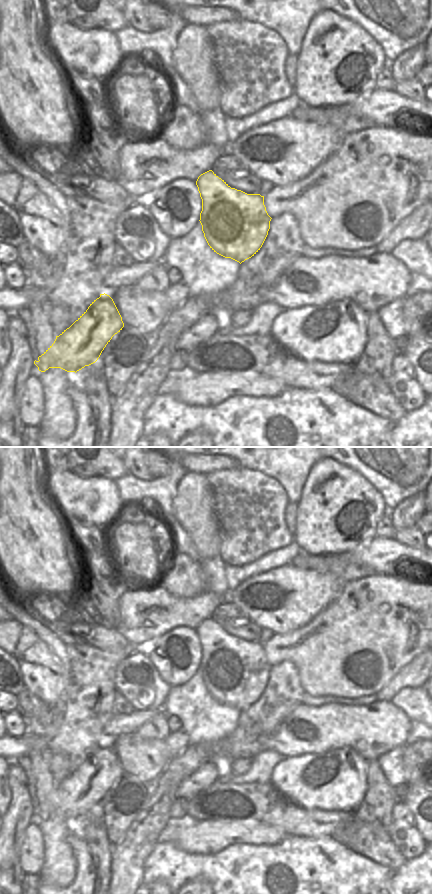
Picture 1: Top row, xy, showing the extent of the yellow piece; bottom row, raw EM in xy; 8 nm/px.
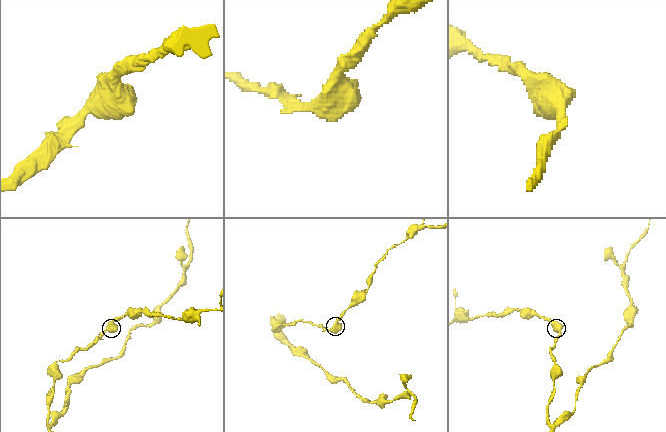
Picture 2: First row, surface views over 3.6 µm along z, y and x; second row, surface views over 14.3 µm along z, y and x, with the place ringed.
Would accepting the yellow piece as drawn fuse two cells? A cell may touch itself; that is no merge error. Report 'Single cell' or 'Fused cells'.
Single cell.

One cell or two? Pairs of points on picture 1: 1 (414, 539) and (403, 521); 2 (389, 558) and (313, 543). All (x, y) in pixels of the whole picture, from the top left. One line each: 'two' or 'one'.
1: two
2: two

